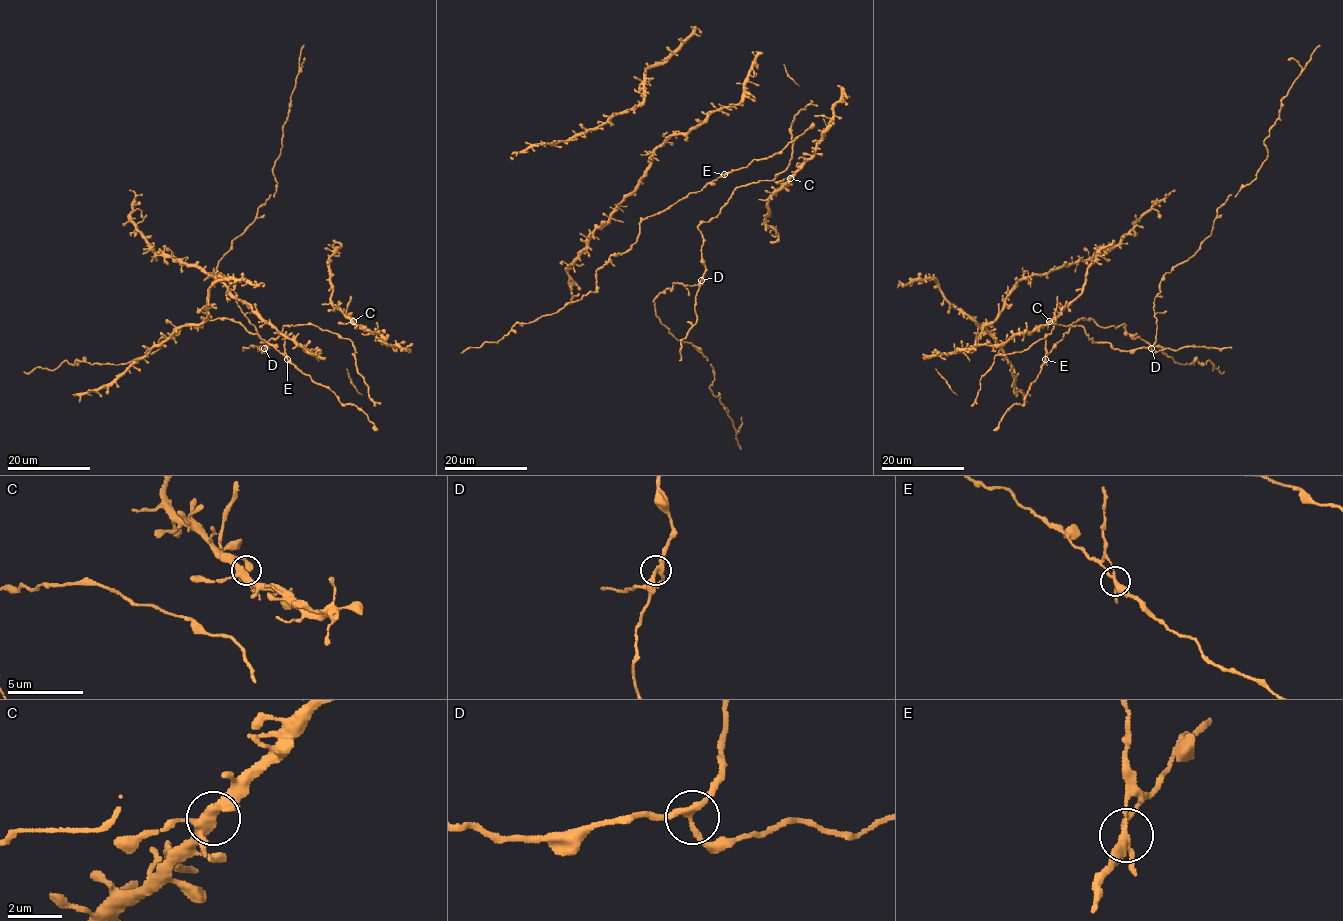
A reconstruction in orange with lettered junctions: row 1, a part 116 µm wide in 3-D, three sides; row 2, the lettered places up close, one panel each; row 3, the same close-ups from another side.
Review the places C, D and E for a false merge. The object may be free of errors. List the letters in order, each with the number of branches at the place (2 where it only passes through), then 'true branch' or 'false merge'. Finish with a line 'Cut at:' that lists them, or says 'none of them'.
C: branches 4; true branch
D: branches 3; true branch
E: branches 4; false merge
Cut at: E

